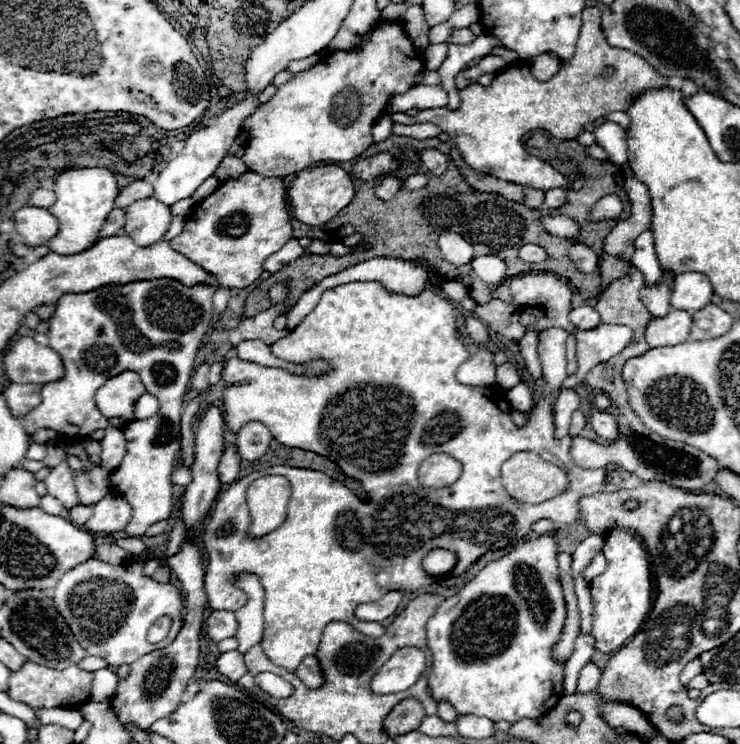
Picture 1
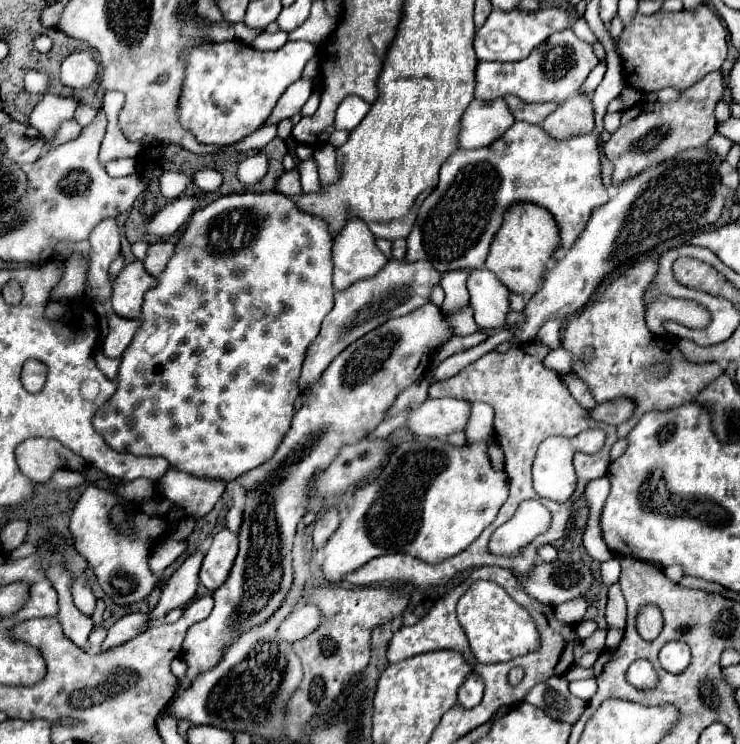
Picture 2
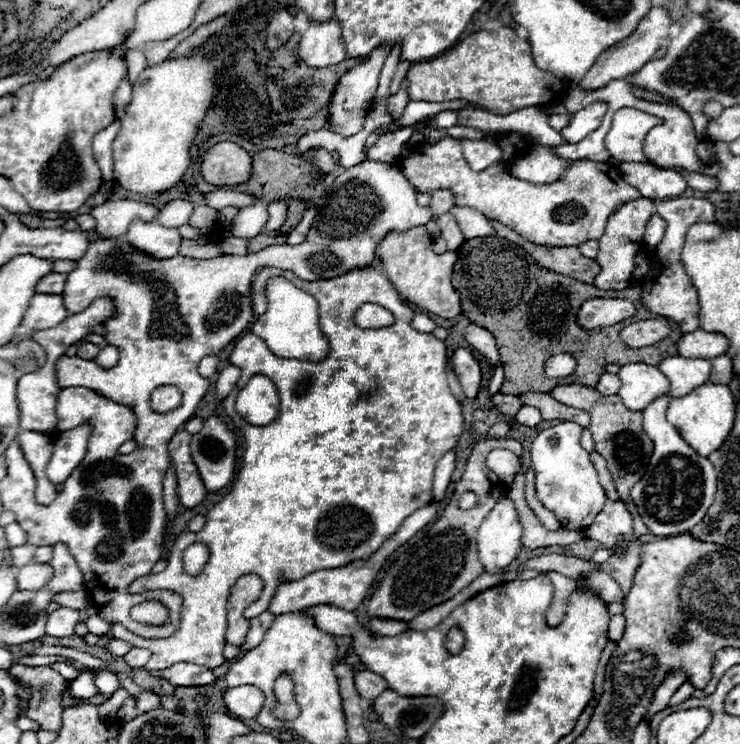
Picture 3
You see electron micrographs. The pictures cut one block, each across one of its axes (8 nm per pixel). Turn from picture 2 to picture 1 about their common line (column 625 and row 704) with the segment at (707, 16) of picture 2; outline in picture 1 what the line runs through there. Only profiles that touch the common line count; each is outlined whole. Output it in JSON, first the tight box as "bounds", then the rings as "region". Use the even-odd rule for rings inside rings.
{"bounds":[10,662,92,708],"region":[[[26,662],[18,672],[10,676],[10,698],[24,702],[36,708],[66,708],[66,706],[80,706],[88,700],[92,688],[92,672],[80,670],[76,664],[68,666],[66,670],[44,668],[36,662]]]}

